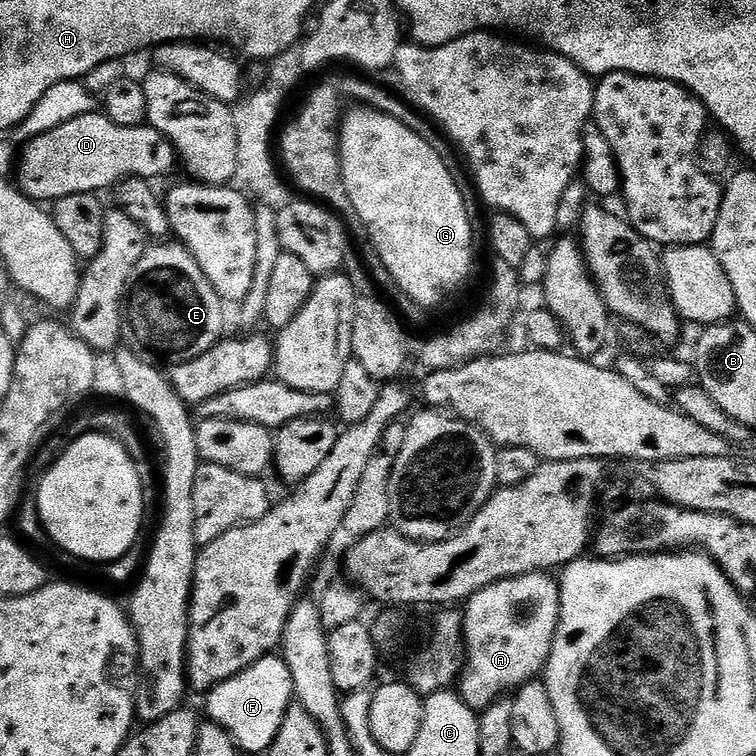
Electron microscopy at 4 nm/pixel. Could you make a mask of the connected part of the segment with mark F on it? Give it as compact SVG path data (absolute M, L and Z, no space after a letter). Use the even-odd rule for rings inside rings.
M269 654L263 656L258 662L254 662L246 670L234 674L226 682L222 682L217 688L207 693L208 716L211 723L222 726L231 734L232 741L236 743L237 749L244 752L267 753L268 748L274 742L278 730L282 726L282 718L286 718L286 710L294 703L294 682L290 678L290 670L286 662L279 655Z

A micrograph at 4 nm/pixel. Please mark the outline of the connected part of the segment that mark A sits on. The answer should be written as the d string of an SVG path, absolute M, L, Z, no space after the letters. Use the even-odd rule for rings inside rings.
M547 571L511 576L509 580L499 580L478 590L468 597L466 607L462 612L466 655L464 669L460 671L458 691L466 706L483 710L501 699L507 693L504 692L507 688L515 690L543 673L548 656L552 653L552 640L560 621L560 586L557 577Z

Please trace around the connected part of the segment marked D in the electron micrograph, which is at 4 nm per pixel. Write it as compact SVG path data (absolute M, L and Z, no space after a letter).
M97 110L90 114L82 114L82 118L70 118L70 122L62 122L62 126L27 141L19 153L14 176L25 196L37 202L55 202L70 194L100 194L103 193L103 188L112 190L121 182L133 178L152 182L155 181L155 176L166 175L172 167L177 167L177 164L175 146L157 128L147 123L138 126L118 126L118 122L110 122L110 118L104 115L103 111Z

